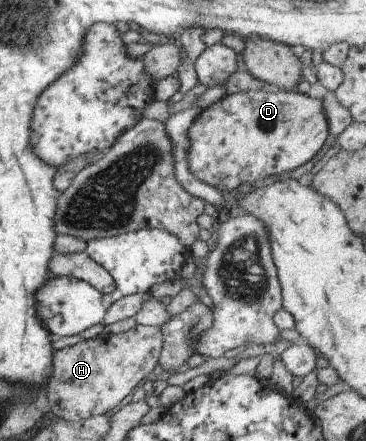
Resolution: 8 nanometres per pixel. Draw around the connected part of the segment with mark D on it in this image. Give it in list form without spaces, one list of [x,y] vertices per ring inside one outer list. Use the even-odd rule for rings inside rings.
[[[265,89],[245,90],[224,94],[218,101],[199,112],[188,129],[189,171],[201,181],[208,183],[220,193],[228,195],[252,187],[253,181],[281,175],[309,161],[325,143],[328,125],[321,98],[311,98],[293,90]]]

